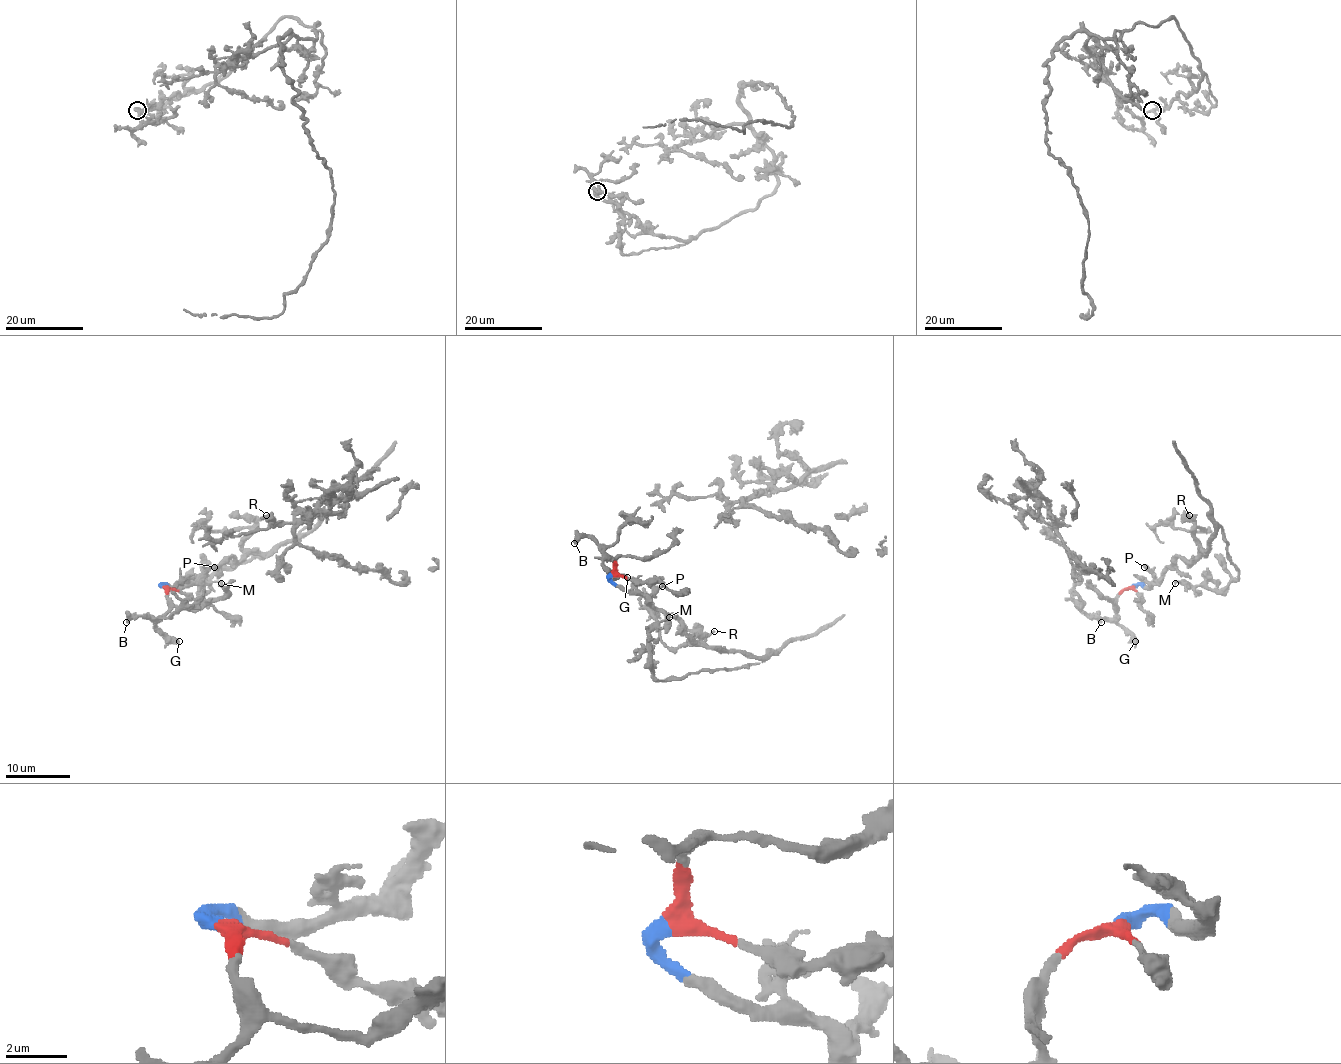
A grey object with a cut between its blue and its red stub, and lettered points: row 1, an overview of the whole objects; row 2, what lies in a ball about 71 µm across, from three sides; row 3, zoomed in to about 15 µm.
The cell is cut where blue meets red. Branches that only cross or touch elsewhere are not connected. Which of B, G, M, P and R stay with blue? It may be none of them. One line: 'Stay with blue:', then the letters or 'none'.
Stay with blue: M, P, R

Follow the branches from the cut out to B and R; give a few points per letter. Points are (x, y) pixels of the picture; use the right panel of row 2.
B: (1132, 587), (1127, 587), (1119, 595), (1111, 619), (1095, 616), (1101, 622)
R: (1132, 587), (1150, 585), (1177, 558), (1190, 563), (1194, 559), (1200, 543), (1195, 537), (1195, 524), (1189, 516)

